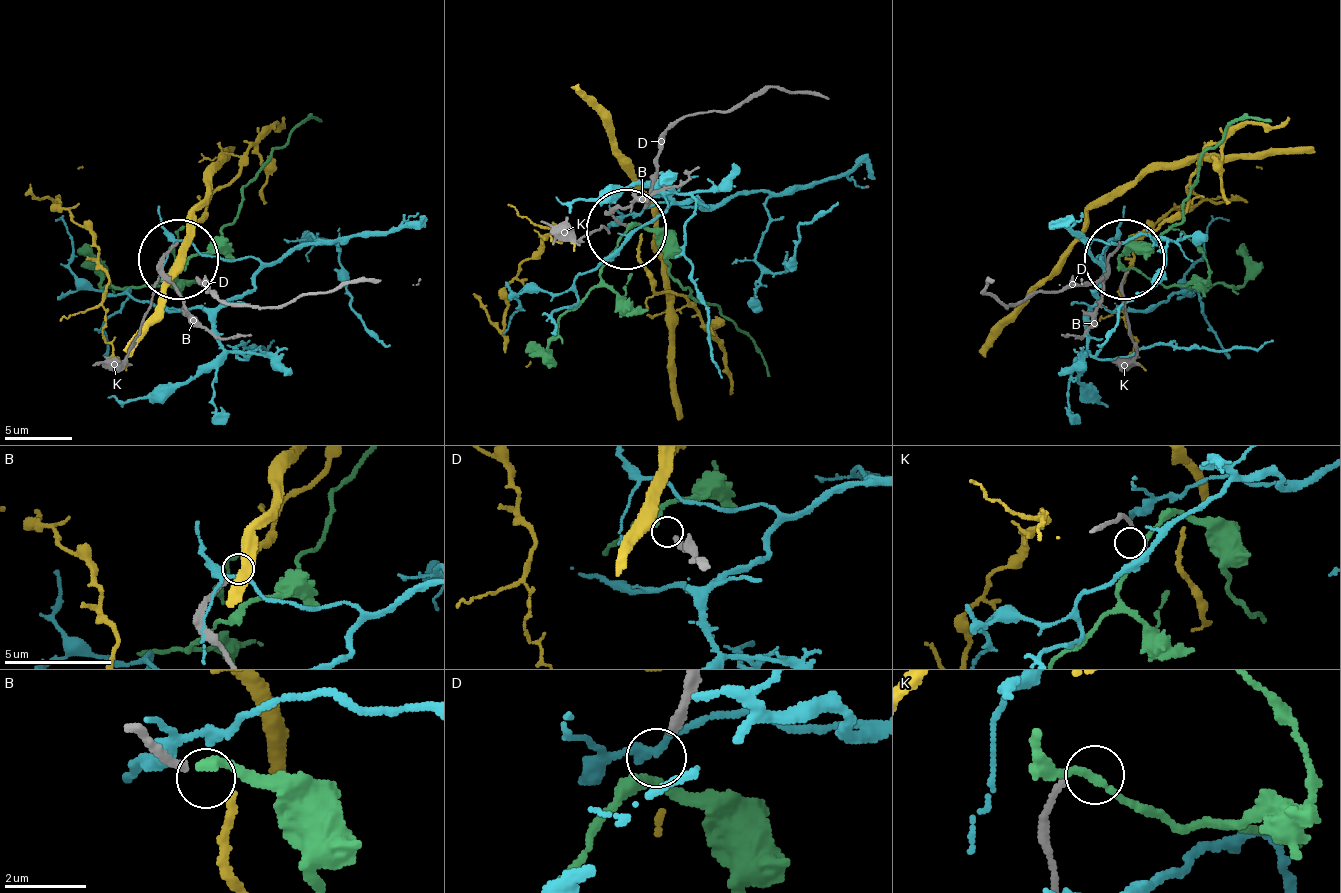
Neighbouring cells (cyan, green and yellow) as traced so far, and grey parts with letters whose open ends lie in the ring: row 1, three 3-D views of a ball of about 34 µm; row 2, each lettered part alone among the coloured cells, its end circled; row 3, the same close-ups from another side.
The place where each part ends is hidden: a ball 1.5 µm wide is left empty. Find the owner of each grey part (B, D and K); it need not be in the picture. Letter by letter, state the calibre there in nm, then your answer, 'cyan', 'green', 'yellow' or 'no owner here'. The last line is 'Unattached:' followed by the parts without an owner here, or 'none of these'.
B: 200 nm thick; yellow
D: 240 nm thick; green
K: 130 nm thick; no owner here
Unattached: K

